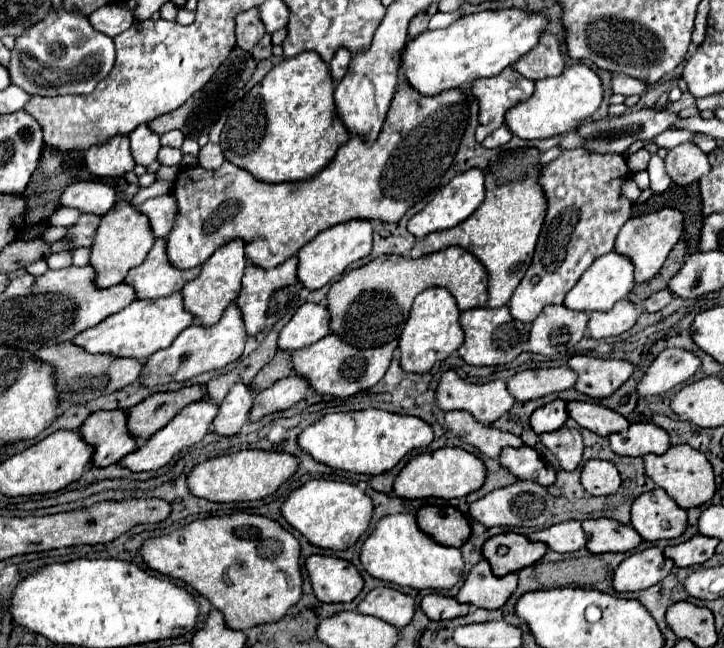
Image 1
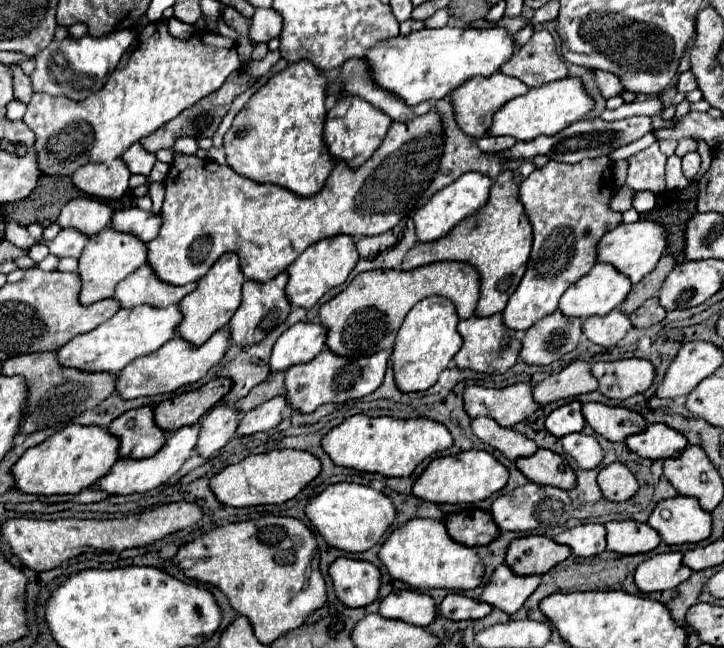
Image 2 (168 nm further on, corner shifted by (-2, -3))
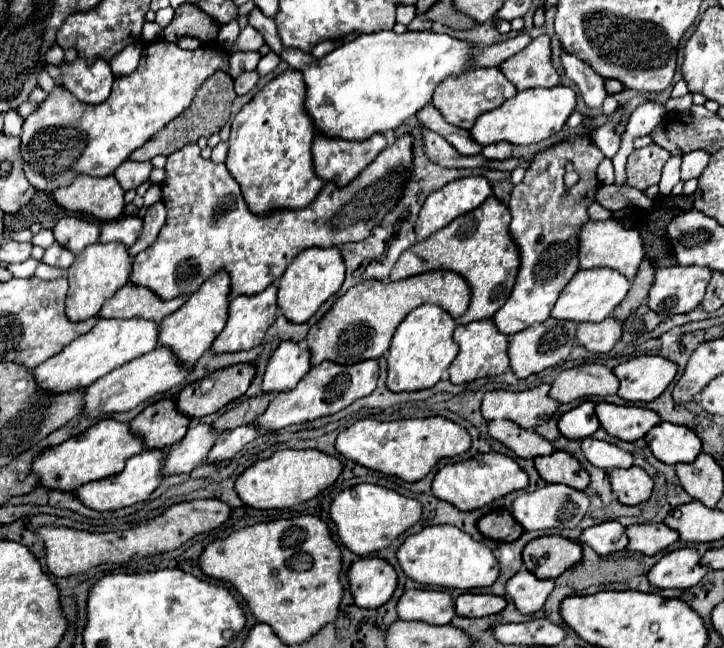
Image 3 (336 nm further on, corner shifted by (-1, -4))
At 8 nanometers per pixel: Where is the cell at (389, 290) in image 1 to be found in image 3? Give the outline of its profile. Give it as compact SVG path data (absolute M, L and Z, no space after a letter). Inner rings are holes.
M432 270L400 282L368 278L356 284L334 302L322 320L310 328L306 342L312 352L312 364L320 364L322 360L354 364L368 358L380 358L388 350L396 326L406 318L408 312L426 302L442 306L452 318L458 320L470 306L470 286L458 272L452 270Z

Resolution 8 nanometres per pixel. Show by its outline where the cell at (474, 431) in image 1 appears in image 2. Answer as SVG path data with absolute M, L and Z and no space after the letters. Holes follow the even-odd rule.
M489 417L473 419L471 429L483 443L489 443L491 447L499 449L509 459L535 455L535 451L539 449L533 439L517 433L515 429L501 427L501 425L497 425L495 419L489 419Z

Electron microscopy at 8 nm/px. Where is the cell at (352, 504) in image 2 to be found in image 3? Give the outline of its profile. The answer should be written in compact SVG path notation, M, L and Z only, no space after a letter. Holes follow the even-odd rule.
M356 484L336 494L328 514L336 526L340 542L354 554L364 556L390 546L404 530L414 526L420 520L422 506L416 500L400 496L394 490L376 484Z

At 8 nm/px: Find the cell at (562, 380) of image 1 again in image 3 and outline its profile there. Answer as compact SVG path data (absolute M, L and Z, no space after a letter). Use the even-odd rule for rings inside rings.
M580 364L562 370L550 388L550 398L556 402L572 402L582 396L606 396L618 388L612 370L602 364Z

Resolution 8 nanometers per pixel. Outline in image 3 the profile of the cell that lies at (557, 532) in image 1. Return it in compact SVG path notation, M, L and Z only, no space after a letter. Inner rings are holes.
M608 520L602 524L594 524L586 530L582 530L582 534L578 536L580 544L588 544L596 554L606 556L618 550L626 548L626 536L624 536L624 526L616 520Z

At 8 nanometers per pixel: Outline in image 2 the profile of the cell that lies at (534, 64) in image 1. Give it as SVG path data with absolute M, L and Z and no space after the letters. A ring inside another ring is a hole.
M535 31L531 41L515 51L509 63L501 65L501 73L517 77L527 87L541 87L543 83L565 79L567 67L555 51L549 31Z

